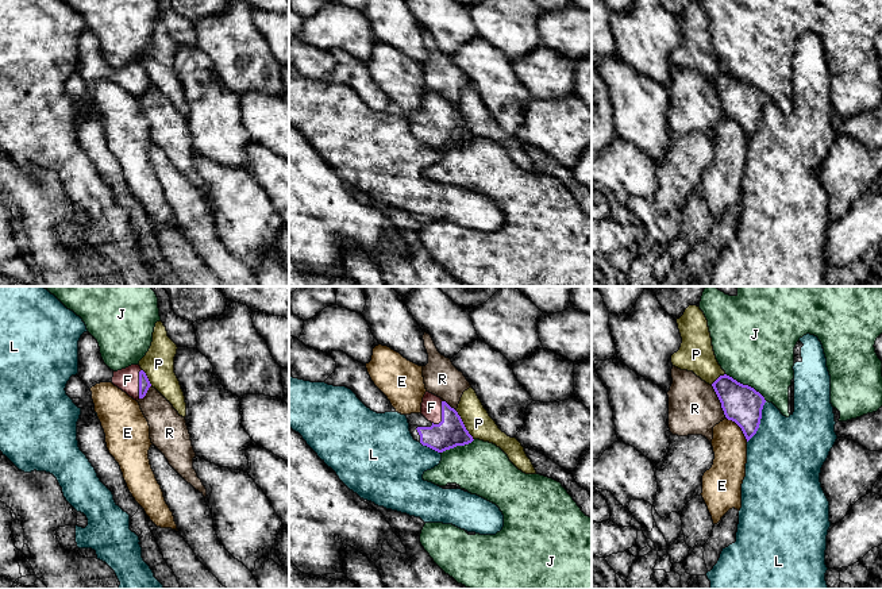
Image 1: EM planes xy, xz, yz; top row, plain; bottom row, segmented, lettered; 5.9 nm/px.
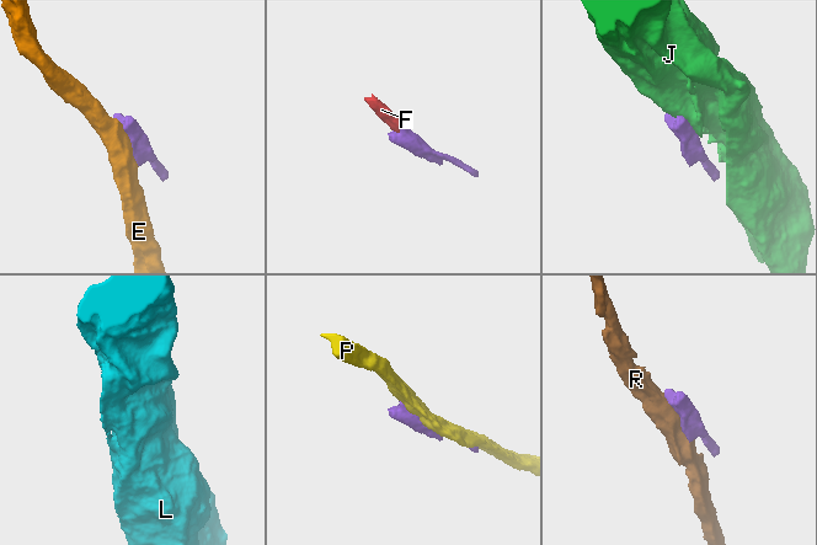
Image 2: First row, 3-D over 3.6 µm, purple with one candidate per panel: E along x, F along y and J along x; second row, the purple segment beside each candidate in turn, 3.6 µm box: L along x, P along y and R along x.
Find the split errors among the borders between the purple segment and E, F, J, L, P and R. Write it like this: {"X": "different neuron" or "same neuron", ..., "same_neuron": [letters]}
{"E": "different neuron", "F": "same neuron", "J": "different neuron", "L": "different neuron", "P": "different neuron", "R": "different neuron", "same_neuron": ["F"]}

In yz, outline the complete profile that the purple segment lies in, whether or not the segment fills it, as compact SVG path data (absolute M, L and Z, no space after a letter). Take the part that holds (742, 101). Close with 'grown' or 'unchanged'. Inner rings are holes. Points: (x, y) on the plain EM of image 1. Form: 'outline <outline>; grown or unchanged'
outline M727 72L720 73L712 84L725 115L742 126L748 139L759 126L764 95L754 85L743 82Z; unchanged

